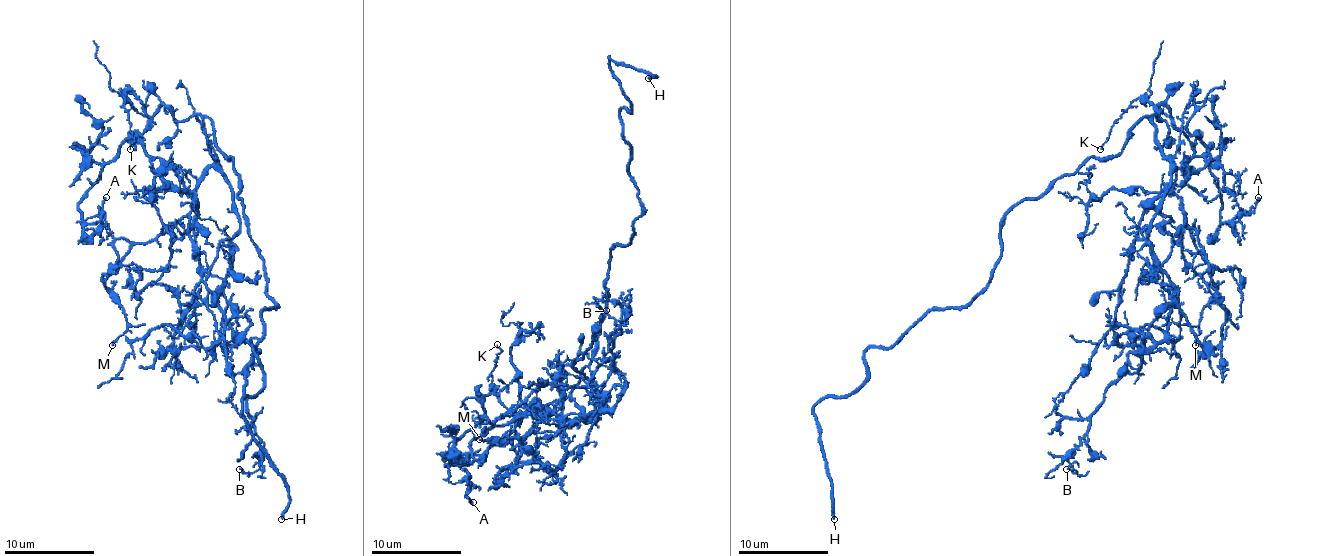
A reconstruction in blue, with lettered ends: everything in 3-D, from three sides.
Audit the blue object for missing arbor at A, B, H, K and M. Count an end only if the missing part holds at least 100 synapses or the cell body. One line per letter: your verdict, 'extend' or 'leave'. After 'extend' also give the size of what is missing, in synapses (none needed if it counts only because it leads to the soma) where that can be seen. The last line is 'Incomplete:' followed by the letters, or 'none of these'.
A: leave
B: leave
H: extend
K: leave
M: leave
Incomplete: H

